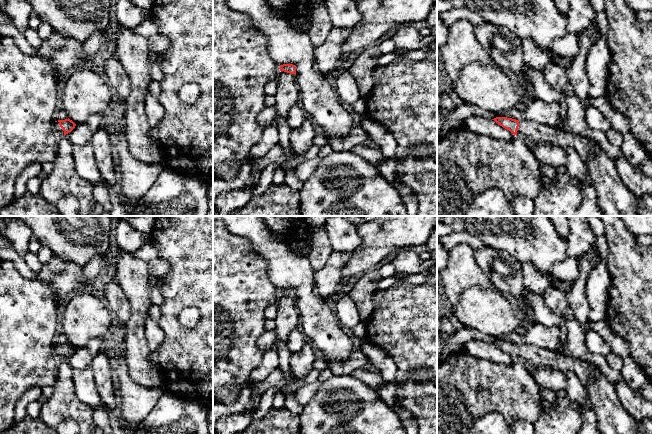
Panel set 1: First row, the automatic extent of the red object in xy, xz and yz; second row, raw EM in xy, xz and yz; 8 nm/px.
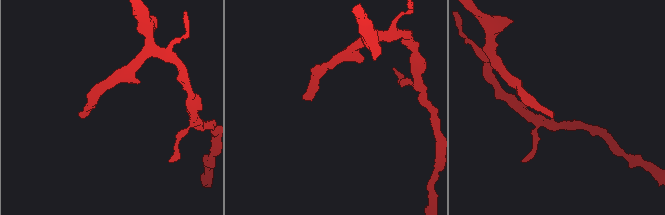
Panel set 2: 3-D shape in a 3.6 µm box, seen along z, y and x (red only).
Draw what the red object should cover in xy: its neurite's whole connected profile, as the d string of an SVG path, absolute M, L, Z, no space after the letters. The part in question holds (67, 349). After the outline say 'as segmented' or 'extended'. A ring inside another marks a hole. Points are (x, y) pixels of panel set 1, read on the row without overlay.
M68 343L55 346L55 353L59 360L65 360L75 352L76 348Z | extended

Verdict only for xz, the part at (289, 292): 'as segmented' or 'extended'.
extended

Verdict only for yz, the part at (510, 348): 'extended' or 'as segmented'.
extended

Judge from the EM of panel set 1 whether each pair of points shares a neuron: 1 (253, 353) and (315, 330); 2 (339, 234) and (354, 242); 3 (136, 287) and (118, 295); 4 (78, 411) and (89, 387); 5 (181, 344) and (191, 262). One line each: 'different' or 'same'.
1: different
2: same
3: different
4: different
5: same

